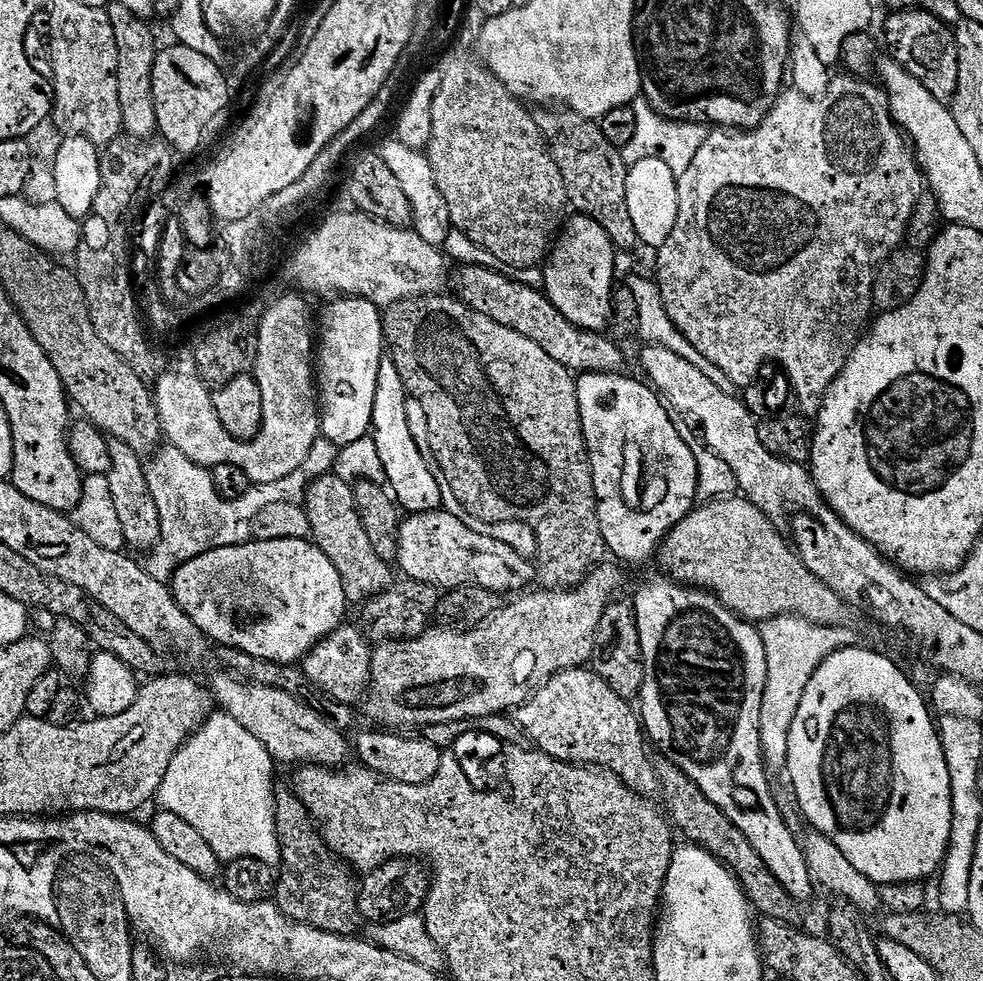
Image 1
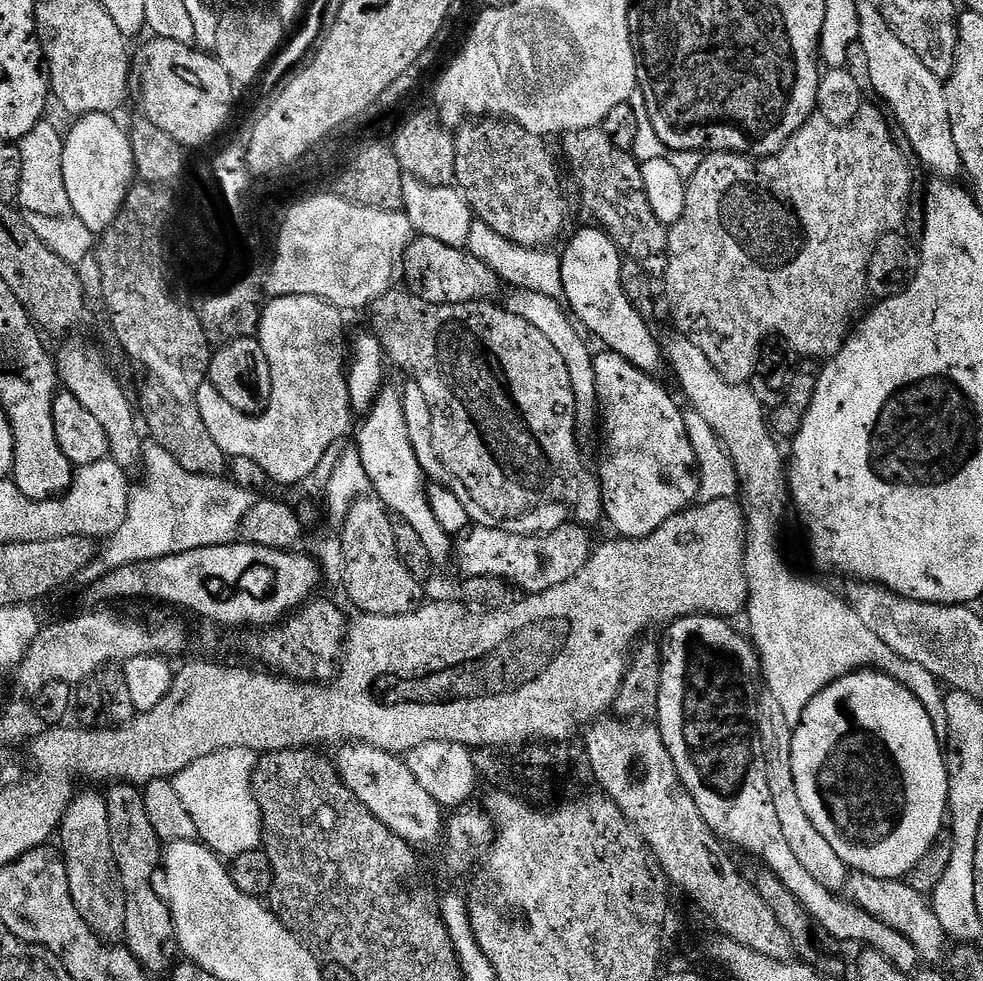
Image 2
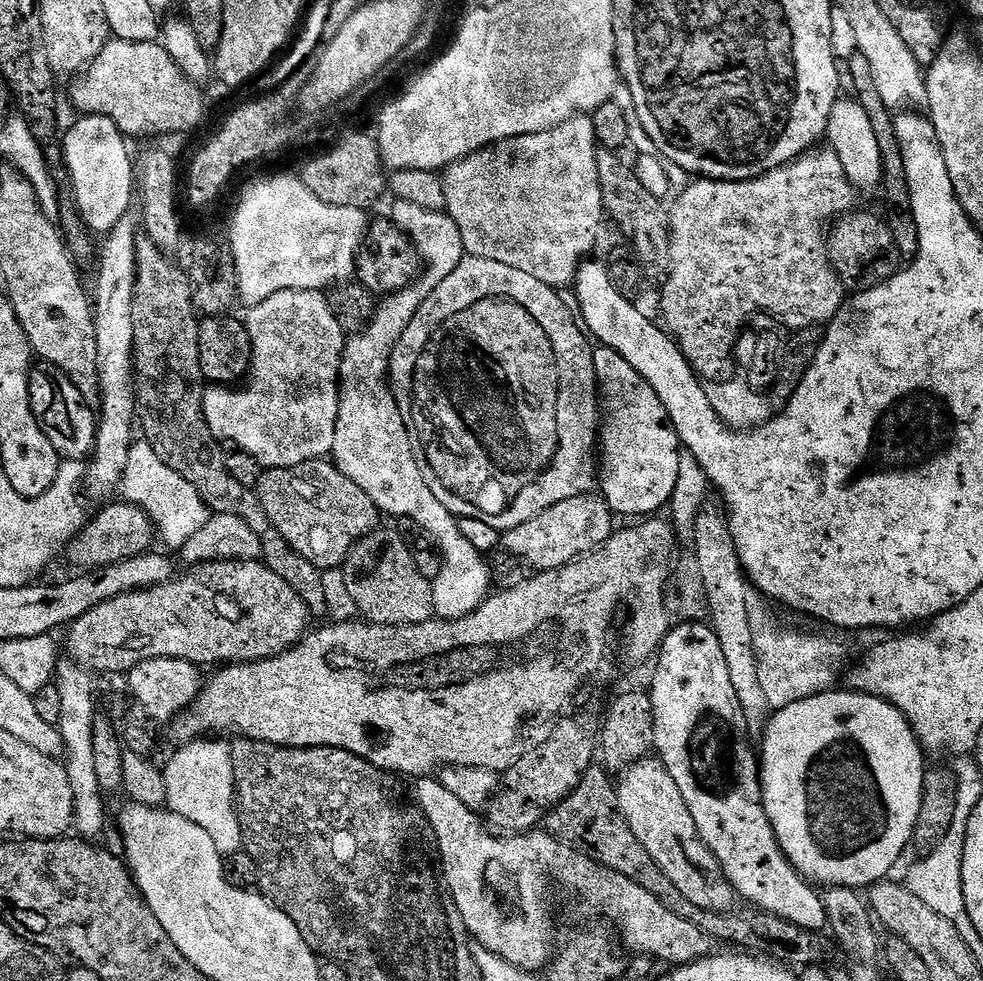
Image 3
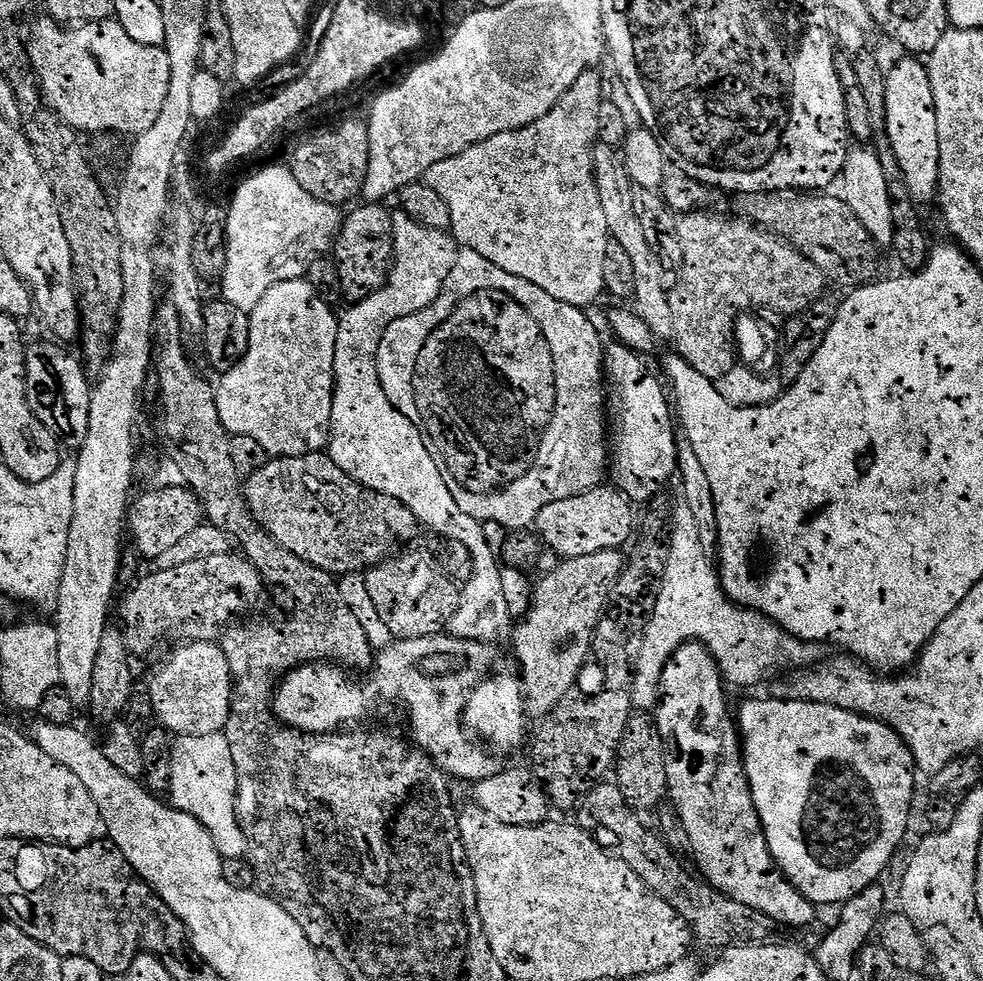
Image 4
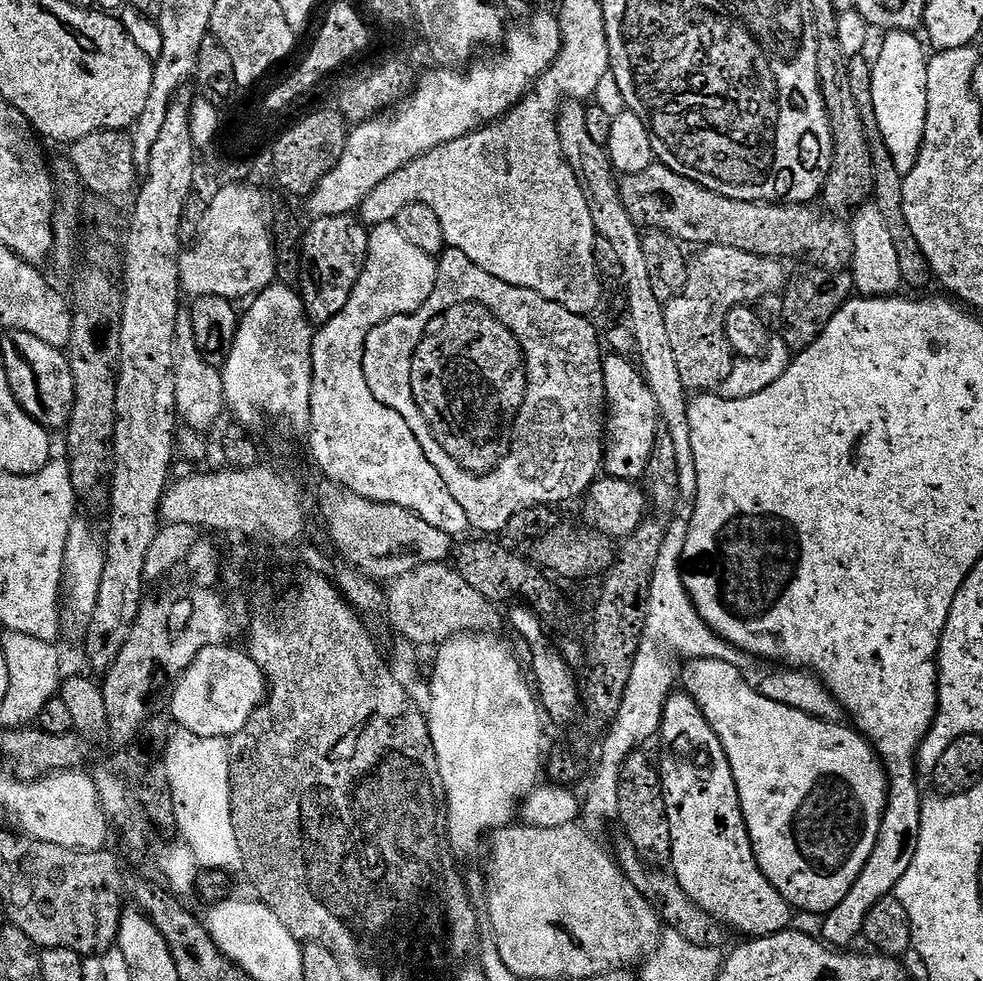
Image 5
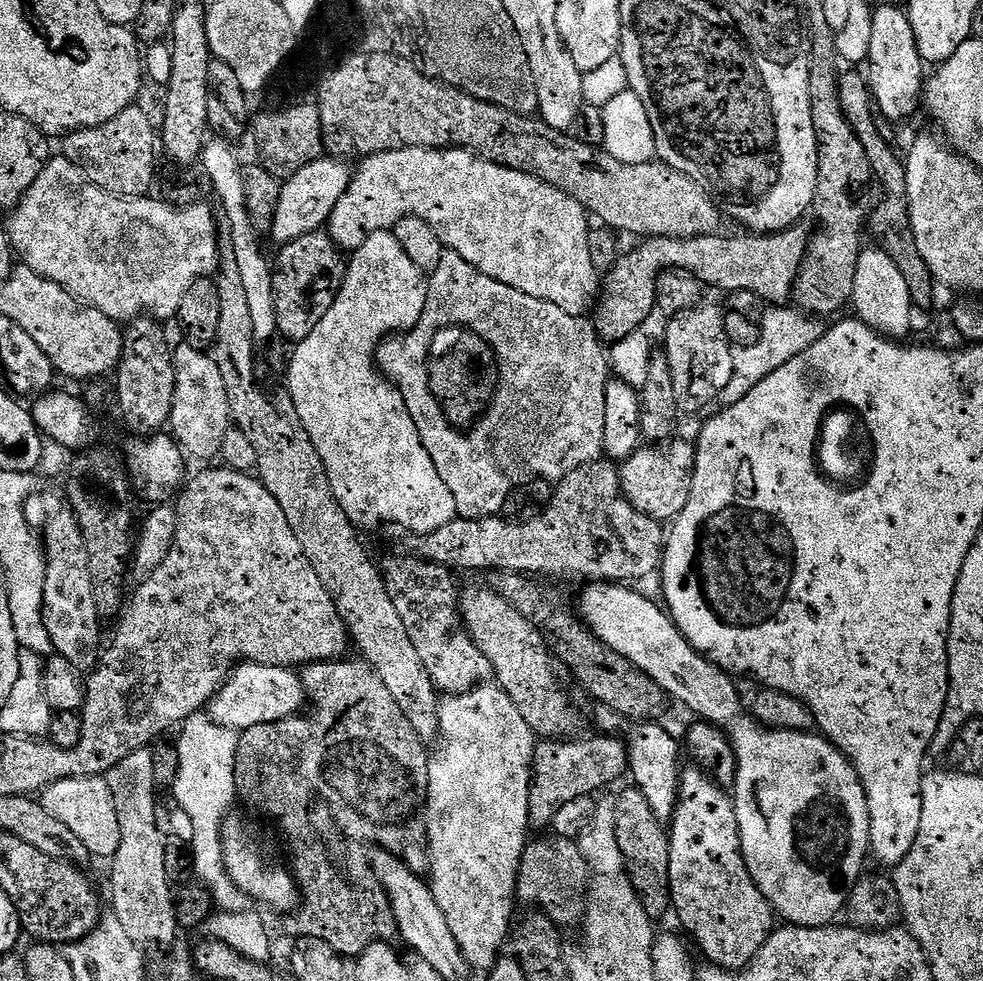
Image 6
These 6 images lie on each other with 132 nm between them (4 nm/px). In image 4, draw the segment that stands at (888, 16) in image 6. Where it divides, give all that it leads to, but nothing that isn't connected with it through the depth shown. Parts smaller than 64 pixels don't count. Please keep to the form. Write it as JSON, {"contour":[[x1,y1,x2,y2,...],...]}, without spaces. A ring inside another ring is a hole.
{"contour":[[904,59,906,60,898,61,893,68,889,67,886,72,886,130,912,203,923,206,931,200,933,203,940,191,938,118,934,110,934,90,930,86,927,67,919,59]]}

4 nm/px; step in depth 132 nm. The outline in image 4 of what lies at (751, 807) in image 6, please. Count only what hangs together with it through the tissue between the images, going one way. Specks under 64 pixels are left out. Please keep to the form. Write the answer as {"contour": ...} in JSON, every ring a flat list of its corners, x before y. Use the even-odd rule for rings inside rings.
{"contour":[[748,700,738,712,738,731,742,741,745,774,748,776,749,790,752,791,756,813,764,831,770,854,776,860,776,866,784,873,787,880,799,890,803,896,817,906,836,904,842,906,850,898,854,898,862,890,873,887,876,880,888,868,888,863,896,856,904,835,908,832,908,815,912,812,912,795,916,792,917,773,914,771,912,755,904,739,890,726,865,716,854,714,850,710,842,710,838,706,815,704,809,700,790,702,789,700]]}

